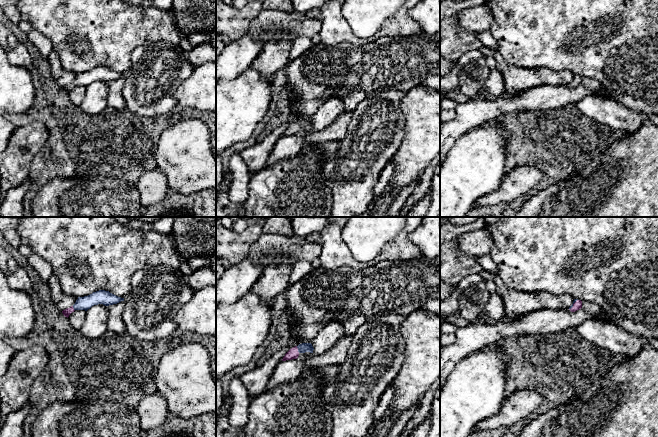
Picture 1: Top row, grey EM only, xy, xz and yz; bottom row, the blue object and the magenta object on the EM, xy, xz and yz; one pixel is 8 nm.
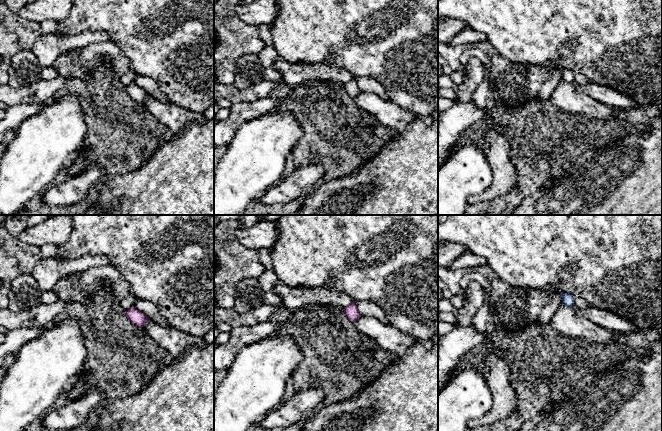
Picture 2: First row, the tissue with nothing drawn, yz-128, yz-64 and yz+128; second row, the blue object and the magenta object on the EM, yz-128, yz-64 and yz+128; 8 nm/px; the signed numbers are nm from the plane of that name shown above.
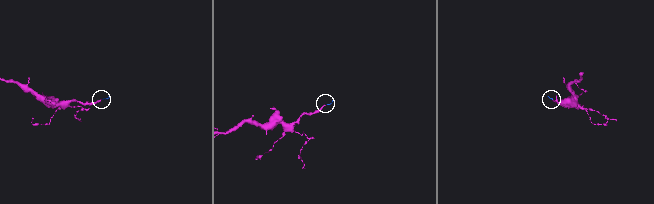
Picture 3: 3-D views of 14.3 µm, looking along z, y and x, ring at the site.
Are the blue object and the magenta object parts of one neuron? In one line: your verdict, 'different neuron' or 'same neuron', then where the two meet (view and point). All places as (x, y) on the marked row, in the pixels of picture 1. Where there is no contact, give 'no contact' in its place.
same neuron; contact xz (298, 349)

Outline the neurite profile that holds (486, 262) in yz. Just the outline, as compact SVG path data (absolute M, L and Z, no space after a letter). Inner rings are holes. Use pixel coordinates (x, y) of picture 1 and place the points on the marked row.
M489 254L477 257L477 262L483 270L491 273L497 273L498 267Z

